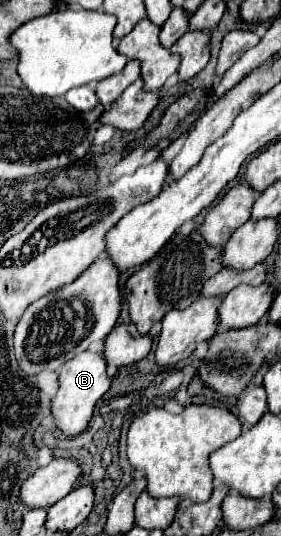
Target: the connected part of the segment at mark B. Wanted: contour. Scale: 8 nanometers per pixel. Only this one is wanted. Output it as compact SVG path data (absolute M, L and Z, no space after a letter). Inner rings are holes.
M84 351L74 359L66 361L60 371L60 391L52 401L52 413L58 429L62 429L68 437L76 437L78 433L82 433L92 419L96 401L110 389L110 383L112 379L106 373L106 361L102 351Z

